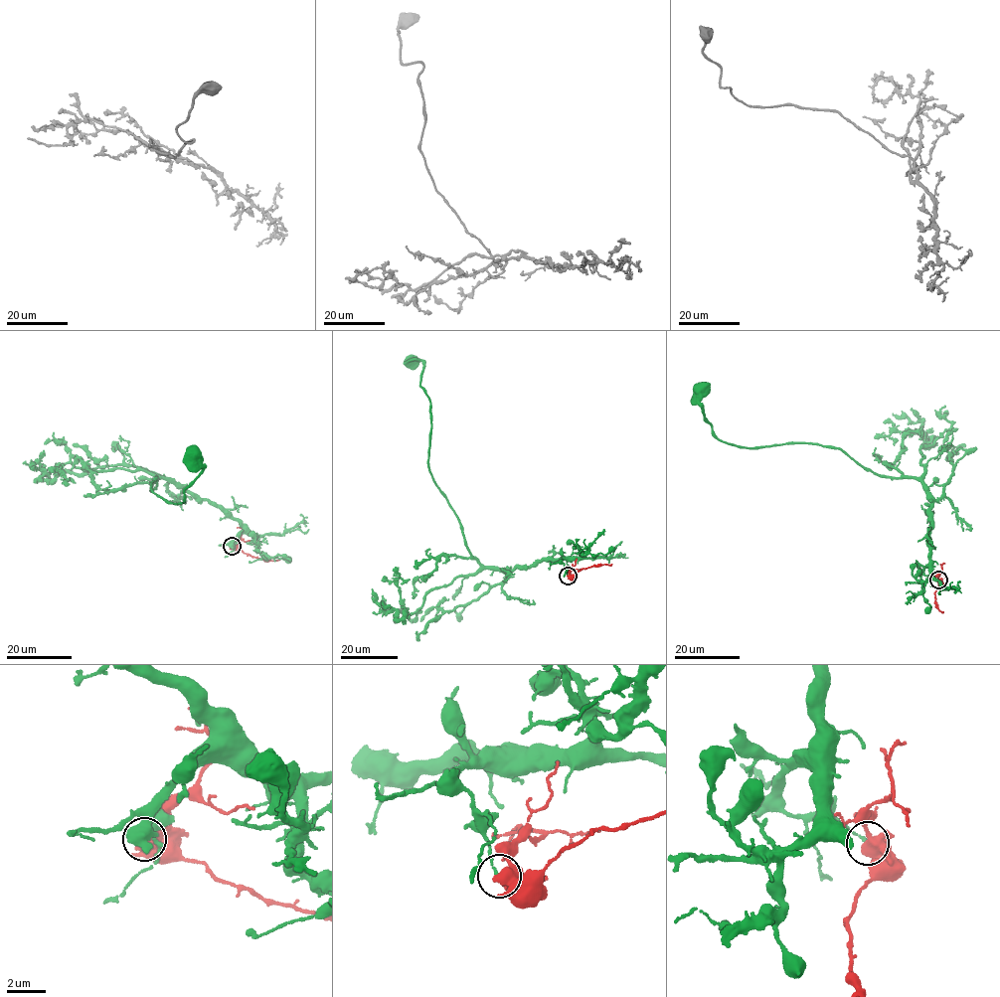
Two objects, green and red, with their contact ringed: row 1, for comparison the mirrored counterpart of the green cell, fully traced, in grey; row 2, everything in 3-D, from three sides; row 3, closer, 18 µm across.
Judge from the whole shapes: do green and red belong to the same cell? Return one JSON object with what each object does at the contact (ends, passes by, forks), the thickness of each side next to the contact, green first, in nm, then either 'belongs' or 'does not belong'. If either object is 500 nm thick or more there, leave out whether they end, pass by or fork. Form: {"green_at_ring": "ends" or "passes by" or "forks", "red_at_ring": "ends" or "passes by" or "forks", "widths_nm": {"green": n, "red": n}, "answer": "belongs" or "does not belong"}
{"widths_nm": {"green": 120, "red": 750}, "answer": "does not belong"}

